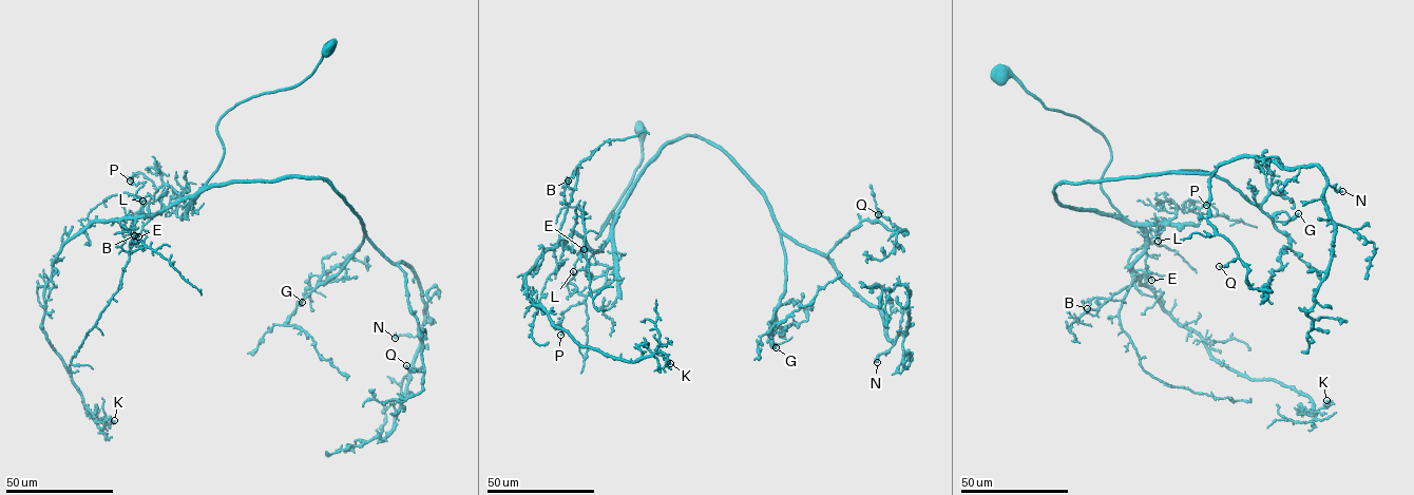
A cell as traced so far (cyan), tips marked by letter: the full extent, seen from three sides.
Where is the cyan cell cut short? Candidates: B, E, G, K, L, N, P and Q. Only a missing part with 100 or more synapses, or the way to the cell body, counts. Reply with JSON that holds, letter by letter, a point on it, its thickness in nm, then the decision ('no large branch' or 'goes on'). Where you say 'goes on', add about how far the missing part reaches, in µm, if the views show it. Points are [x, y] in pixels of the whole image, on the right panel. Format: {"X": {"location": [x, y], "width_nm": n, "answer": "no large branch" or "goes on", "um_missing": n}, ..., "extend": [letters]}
{"B": {"location": [1087, 308], "width_nm": 150, "answer": "no large branch"}, "E": {"location": [1151, 280], "width_nm": 140, "answer": "no large branch"}, "G": {"location": [1298, 213], "width_nm": 200, "answer": "no large branch"}, "K": {"location": [1326, 400], "width_nm": 180, "answer": "goes on", "um_missing": 180}, "L": {"location": [1158, 241], "width_nm": 140, "answer": "no large branch"}, "N": {"location": [1342, 191], "width_nm": 240, "answer": "no large branch"}, "P": {"location": [1206, 205], "width_nm": 200, "answer": "no large branch"}, "Q": {"location": [1219, 266], "width_nm": 260, "answer": "no large branch"}, "extend": ["K"]}

